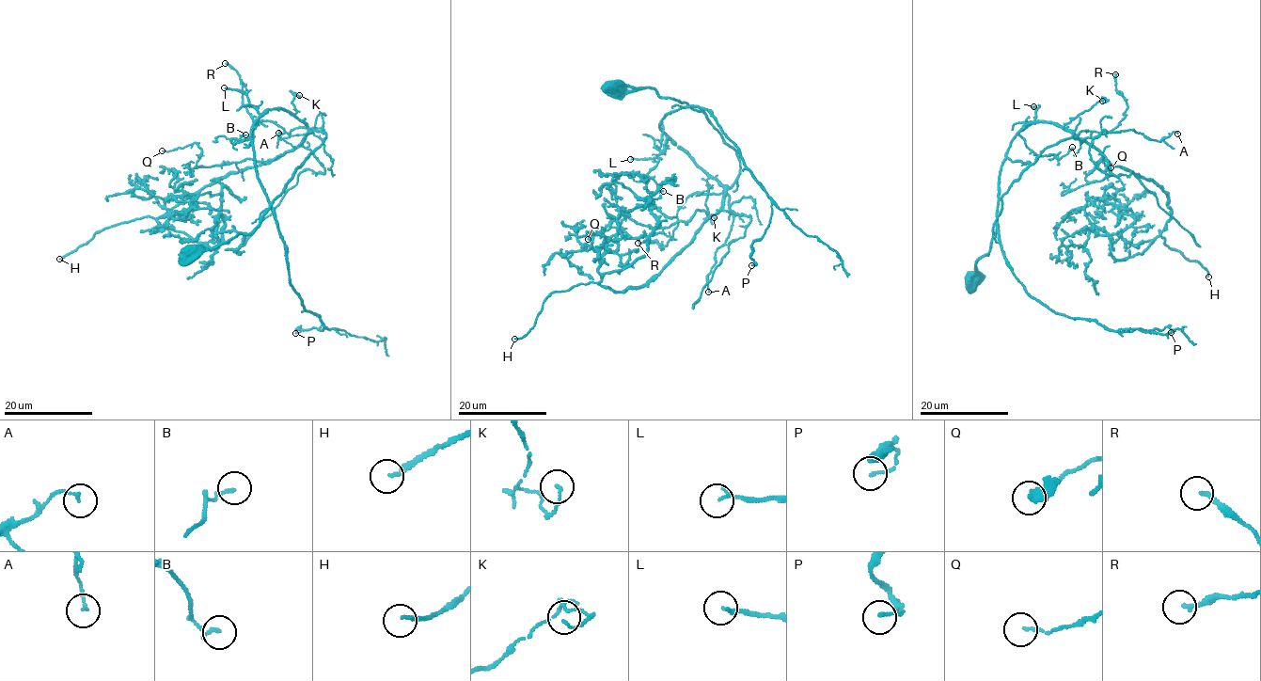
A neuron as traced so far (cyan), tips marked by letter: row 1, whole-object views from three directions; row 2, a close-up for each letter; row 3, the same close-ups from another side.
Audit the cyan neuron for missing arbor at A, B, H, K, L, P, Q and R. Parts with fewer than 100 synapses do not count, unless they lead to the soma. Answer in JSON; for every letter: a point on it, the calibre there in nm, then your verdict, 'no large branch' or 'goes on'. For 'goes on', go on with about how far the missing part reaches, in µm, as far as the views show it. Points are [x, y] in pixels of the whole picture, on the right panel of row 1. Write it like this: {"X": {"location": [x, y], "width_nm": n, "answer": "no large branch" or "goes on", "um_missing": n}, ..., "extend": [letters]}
{"A": {"location": [1177, 134], "width_nm": 130, "answer": "no large branch"}, "B": {"location": [1072, 147], "width_nm": 140, "answer": "no large branch"}, "H": {"location": [1208, 277], "width_nm": 140, "answer": "goes on", "um_missing": 70}, "K": {"location": [1102, 101], "width_nm": 90, "answer": "no large branch"}, "L": {"location": [1033, 106], "width_nm": 170, "answer": "no large branch"}, "P": {"location": [1171, 332], "width_nm": 120, "answer": "no large branch"}, "Q": {"location": [1111, 167], "width_nm": 90, "answer": "no large branch"}, "R": {"location": [1115, 74], "width_nm": 180, "answer": "no large branch"}, "extend": ["H"]}

